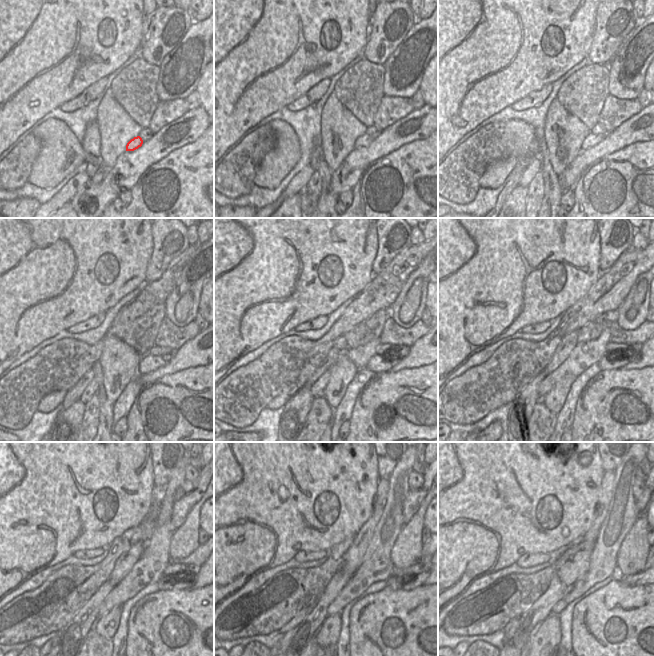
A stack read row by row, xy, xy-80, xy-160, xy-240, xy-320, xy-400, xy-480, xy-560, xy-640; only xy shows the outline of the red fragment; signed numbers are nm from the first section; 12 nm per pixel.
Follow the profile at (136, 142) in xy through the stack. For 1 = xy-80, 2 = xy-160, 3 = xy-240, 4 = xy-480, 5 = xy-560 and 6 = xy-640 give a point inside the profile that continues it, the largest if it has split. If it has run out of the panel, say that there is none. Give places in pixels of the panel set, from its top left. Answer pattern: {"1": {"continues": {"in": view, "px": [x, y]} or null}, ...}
{"1": {"continues": {"in": "xy-80", "px": [363, 141]}}, "2": {"continues": {"in": "xy-160", "px": [591, 140]}}, "3": {"continues": {"in": "xy-240", "px": [148, 363]}}, "4": {"continues": {"in": "xy-480", "px": [181, 585]}}, "5": {"continues": {"in": "xy-560", "px": [416, 581]}}, "6": {"continues": {"in": "xy-640", "px": [641, 578]}}}

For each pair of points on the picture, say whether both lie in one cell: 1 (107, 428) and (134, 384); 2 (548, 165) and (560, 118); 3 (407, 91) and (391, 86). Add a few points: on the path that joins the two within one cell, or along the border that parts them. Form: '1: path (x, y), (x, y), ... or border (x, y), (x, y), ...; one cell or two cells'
1: border (119, 395), (113, 406), (112, 430); two cells
2: path (555, 153), (561, 146), (566, 130); one cell
3: path (403, 90), (398, 90), (395, 87); one cell

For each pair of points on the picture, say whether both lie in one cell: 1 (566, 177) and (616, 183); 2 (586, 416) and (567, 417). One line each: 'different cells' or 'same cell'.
1: different cells
2: different cells

